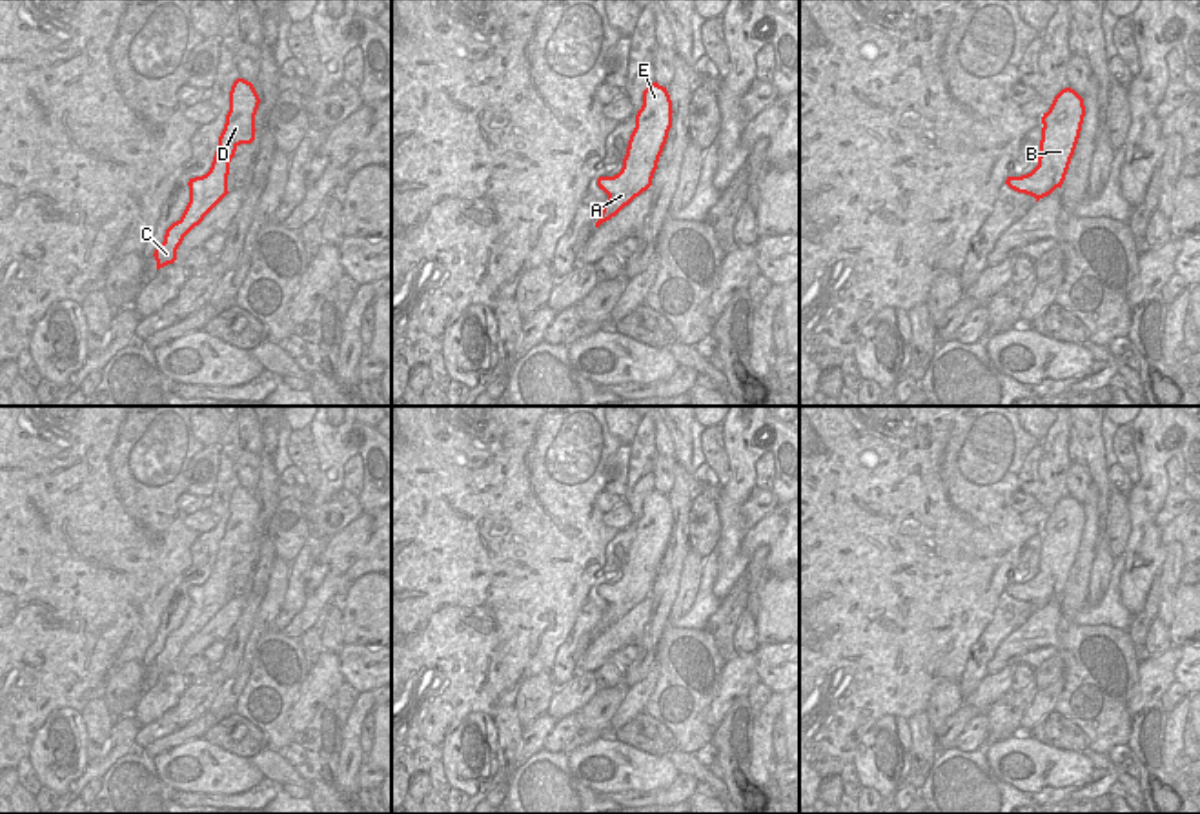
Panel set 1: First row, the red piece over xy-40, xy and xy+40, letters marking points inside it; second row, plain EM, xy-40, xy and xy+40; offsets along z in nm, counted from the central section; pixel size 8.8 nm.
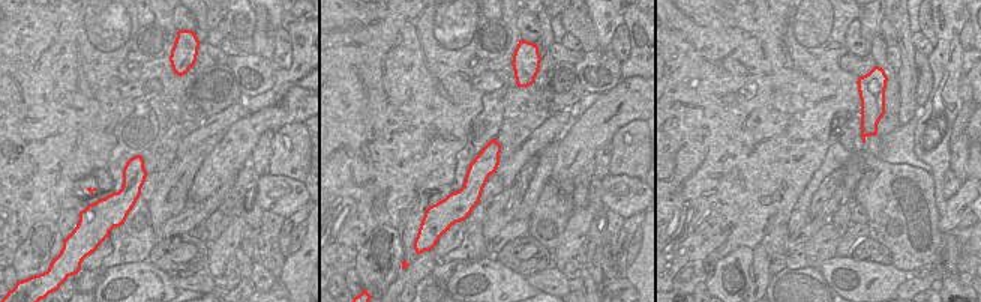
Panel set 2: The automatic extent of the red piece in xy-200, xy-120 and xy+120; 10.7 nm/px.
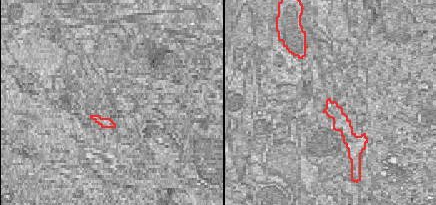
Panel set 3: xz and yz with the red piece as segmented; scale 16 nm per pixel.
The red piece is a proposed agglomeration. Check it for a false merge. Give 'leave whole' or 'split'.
leave whole

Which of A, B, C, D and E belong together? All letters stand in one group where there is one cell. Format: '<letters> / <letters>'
A B C D E

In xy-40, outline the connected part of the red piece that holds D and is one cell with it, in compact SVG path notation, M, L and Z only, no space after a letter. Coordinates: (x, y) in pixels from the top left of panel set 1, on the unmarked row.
M237 486L229 499L229 519L211 575L206 583L189 586L189 610L182 625L166 637L164 650L153 661L157 677L177 668L177 657L184 645L229 601L229 570L240 552L251 552L255 548L259 512L260 506L253 492Z

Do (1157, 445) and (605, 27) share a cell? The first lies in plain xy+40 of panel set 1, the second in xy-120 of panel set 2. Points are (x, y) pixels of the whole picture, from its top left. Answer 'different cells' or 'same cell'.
same cell

